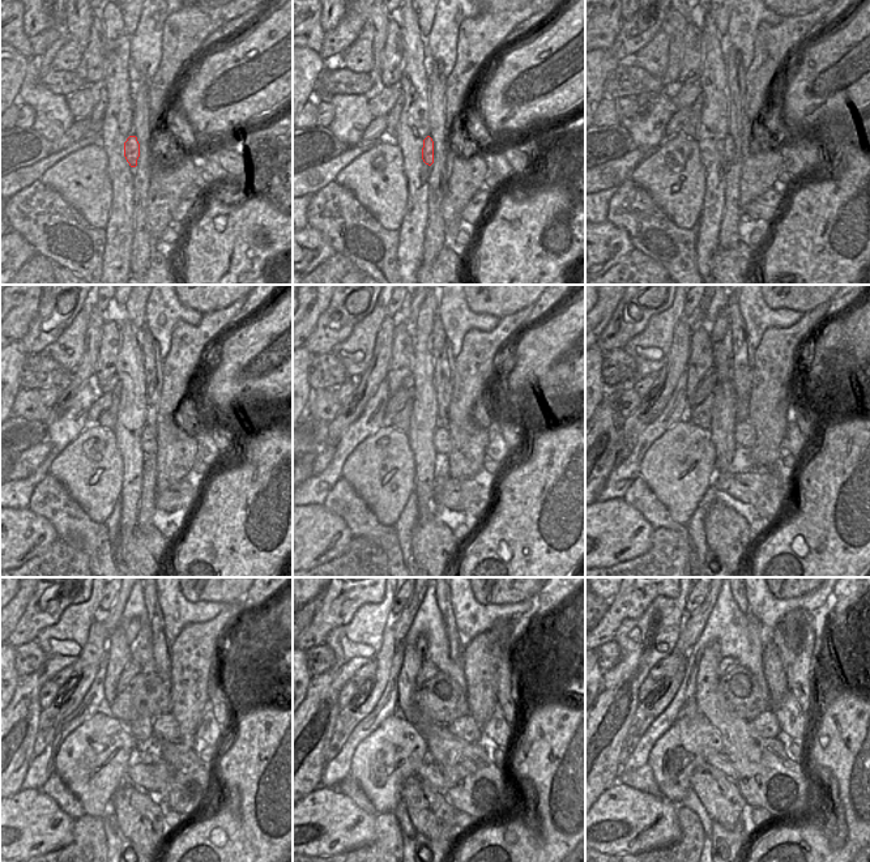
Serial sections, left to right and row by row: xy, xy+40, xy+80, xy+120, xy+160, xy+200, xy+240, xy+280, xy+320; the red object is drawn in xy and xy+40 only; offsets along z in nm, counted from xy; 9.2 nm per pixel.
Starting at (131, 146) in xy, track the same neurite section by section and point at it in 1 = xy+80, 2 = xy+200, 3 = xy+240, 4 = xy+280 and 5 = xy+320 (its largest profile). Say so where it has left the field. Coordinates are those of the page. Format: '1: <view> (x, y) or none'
1: xy+80 (729, 150)
2: xy+200 (745, 435)
3: xy+240 (165, 728)
4: xy+280 (465, 728)
5: xy+320 (766, 725)

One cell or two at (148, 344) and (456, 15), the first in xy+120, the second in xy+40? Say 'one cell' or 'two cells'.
two cells

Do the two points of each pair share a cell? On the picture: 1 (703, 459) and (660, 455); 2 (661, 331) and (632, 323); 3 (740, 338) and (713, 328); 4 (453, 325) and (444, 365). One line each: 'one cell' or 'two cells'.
1: one cell
2: two cells
3: two cells
4: two cells

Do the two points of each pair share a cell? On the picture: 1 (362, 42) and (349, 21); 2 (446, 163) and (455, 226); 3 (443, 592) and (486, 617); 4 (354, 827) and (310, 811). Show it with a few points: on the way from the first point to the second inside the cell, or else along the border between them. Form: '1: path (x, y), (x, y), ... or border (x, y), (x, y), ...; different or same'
1: border (361, 34), (342, 52); different
2: border (443, 225), (444, 246); different
3: border (450, 590), (450, 602), (457, 627); different
4: path (344, 826), (320, 822); same

